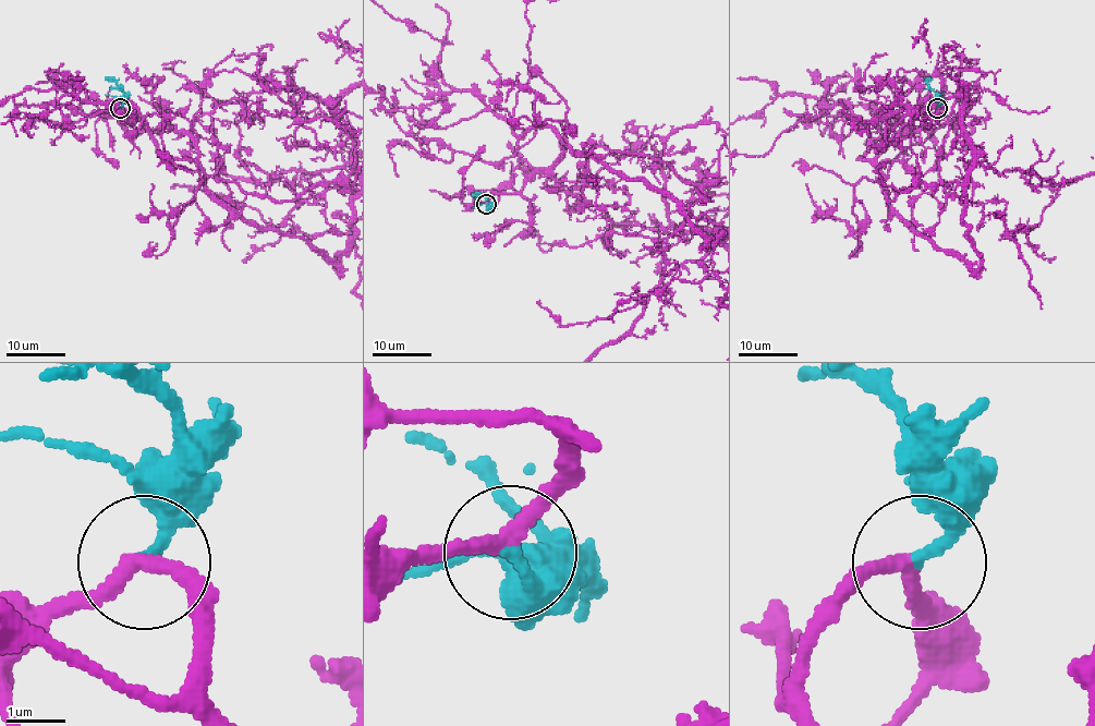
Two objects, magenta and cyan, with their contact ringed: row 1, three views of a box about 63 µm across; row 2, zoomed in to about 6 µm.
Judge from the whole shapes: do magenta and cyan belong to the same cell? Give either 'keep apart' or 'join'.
join

